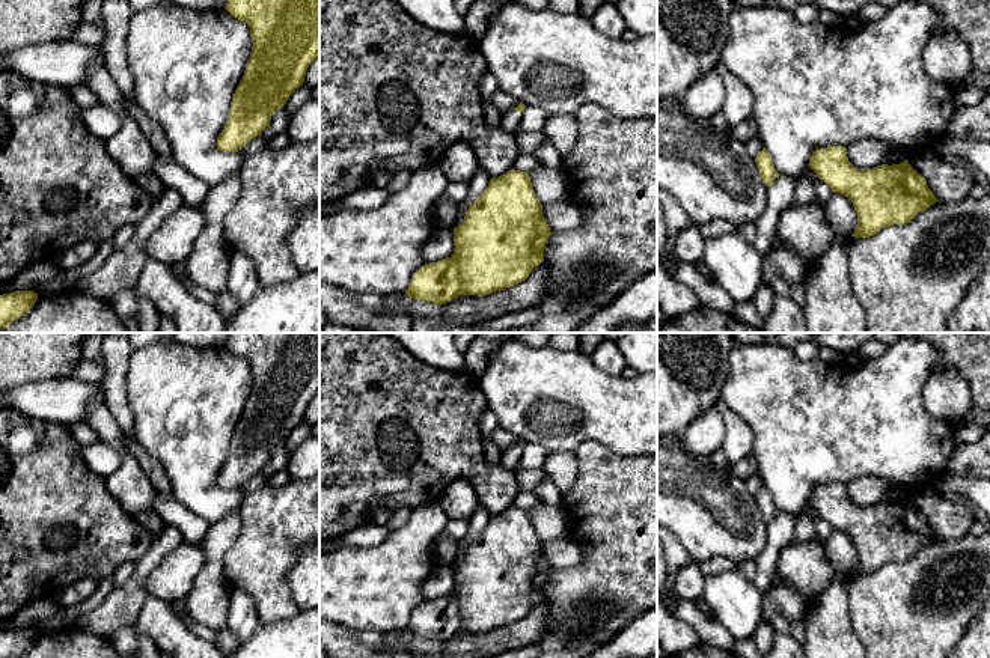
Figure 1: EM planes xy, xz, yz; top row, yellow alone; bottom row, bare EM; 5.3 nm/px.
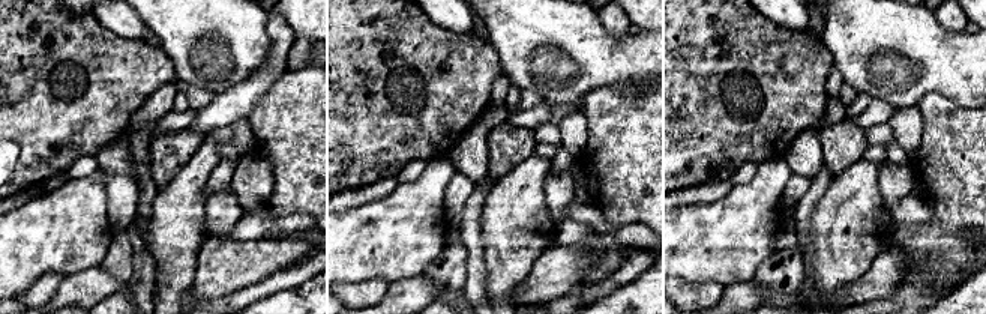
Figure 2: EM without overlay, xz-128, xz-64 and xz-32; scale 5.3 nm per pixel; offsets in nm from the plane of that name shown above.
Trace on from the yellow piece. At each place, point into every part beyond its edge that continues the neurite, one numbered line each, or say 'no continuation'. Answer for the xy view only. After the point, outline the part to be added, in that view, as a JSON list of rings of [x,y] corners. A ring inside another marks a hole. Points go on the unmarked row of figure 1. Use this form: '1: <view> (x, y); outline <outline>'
no continuation

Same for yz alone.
no continuation

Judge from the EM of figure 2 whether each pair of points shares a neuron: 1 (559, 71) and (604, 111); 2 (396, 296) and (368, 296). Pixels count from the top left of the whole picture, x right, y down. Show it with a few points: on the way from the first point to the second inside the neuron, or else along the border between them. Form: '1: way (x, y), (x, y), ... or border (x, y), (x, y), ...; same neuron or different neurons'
1: border (620, 92), (598, 89), (590, 90), (584, 96); different neurons
2: border (390, 283), (383, 298); different neurons

